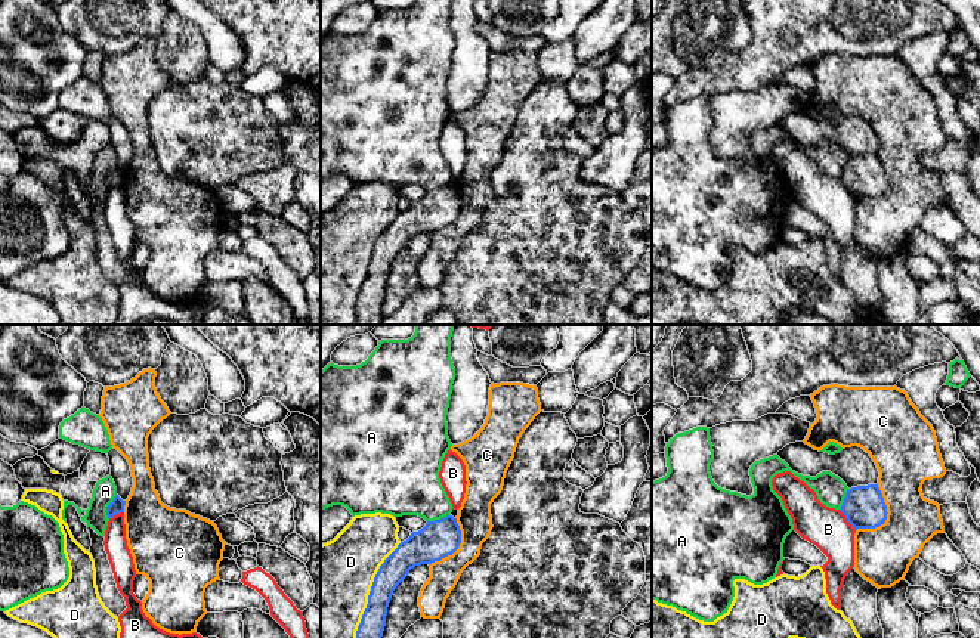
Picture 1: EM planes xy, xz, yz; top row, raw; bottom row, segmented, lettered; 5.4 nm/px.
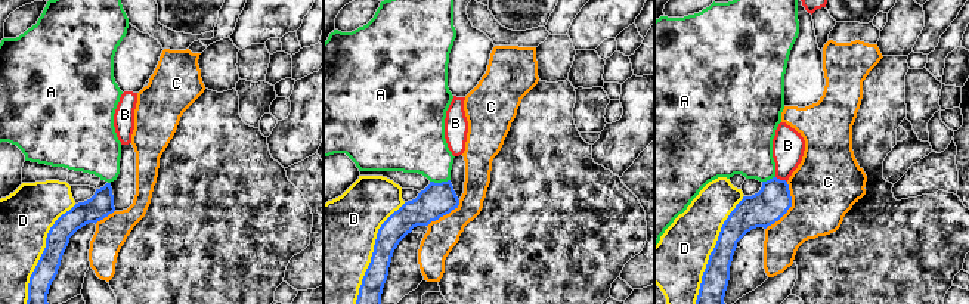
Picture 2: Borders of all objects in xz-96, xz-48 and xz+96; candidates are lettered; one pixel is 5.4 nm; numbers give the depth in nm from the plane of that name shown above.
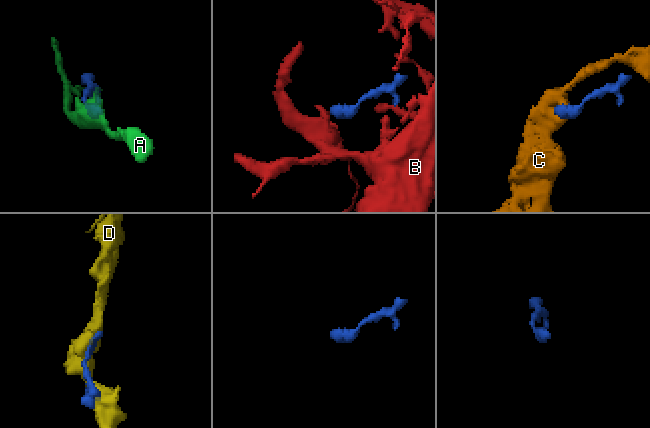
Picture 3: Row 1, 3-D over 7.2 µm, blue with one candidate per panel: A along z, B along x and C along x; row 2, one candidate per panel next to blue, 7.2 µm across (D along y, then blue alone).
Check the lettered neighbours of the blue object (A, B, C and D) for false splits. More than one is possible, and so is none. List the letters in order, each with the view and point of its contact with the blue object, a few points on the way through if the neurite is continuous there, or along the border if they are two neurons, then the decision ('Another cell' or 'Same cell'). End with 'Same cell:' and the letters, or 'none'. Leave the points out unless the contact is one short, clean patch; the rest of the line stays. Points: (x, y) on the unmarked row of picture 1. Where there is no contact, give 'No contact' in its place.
A: Touches blue at xy (107, 176). Boundary: xy (116, 163), (107, 176), (108, 188). Another cell
B: Touches blue at yz (847, 189). Boundary: yz (840, 179), (855, 200). Another cell
C: Touches blue at yz (886, 186). Another cell
D: Touches blue at xz (368, 268). Another cell
Same cell: none

